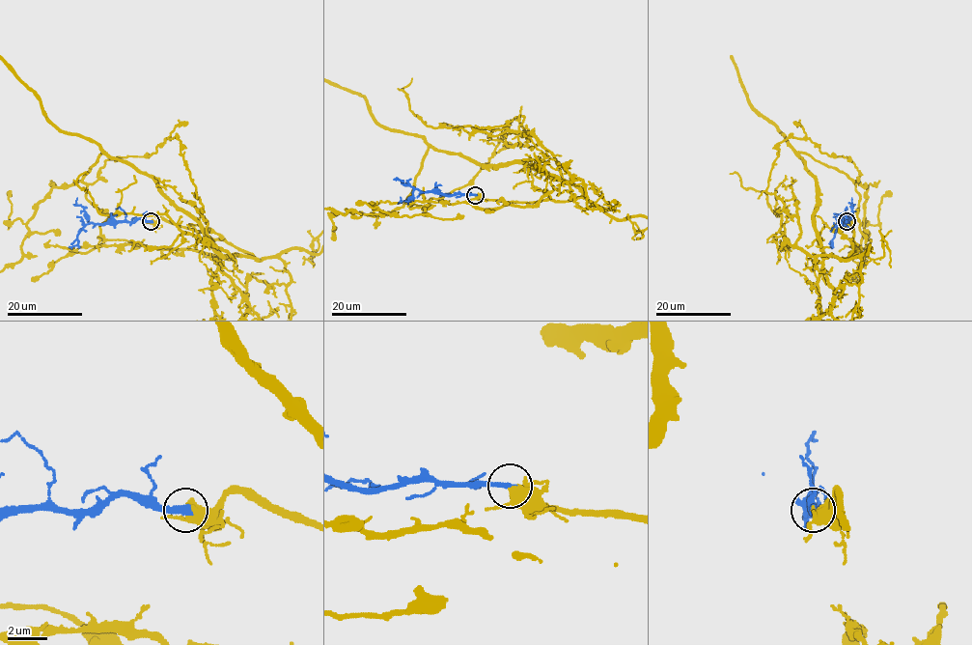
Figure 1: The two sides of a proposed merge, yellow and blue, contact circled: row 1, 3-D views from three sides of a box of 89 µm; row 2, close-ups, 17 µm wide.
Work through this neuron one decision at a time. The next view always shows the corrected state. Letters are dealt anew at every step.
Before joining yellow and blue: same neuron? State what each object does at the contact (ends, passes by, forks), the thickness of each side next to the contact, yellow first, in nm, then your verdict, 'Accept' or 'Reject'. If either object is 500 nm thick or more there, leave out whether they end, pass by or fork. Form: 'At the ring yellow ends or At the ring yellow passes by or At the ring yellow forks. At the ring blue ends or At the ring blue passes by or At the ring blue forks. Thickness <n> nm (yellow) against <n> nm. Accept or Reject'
At the ring yellow passes by. At the ring blue ends. Thickness 480 nm (yellow) against 340 nm. Accept

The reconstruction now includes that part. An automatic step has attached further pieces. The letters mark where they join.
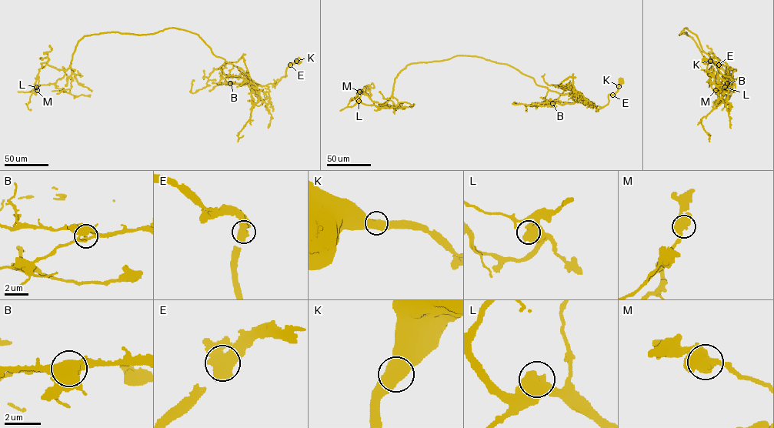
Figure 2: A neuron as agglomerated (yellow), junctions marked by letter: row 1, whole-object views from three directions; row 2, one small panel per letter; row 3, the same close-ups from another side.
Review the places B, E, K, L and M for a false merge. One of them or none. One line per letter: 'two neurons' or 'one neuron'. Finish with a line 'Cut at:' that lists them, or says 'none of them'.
B: one neuron
E: one neuron
K: one neuron
L: one neuron
M: one neuron
Cut at: none of them

